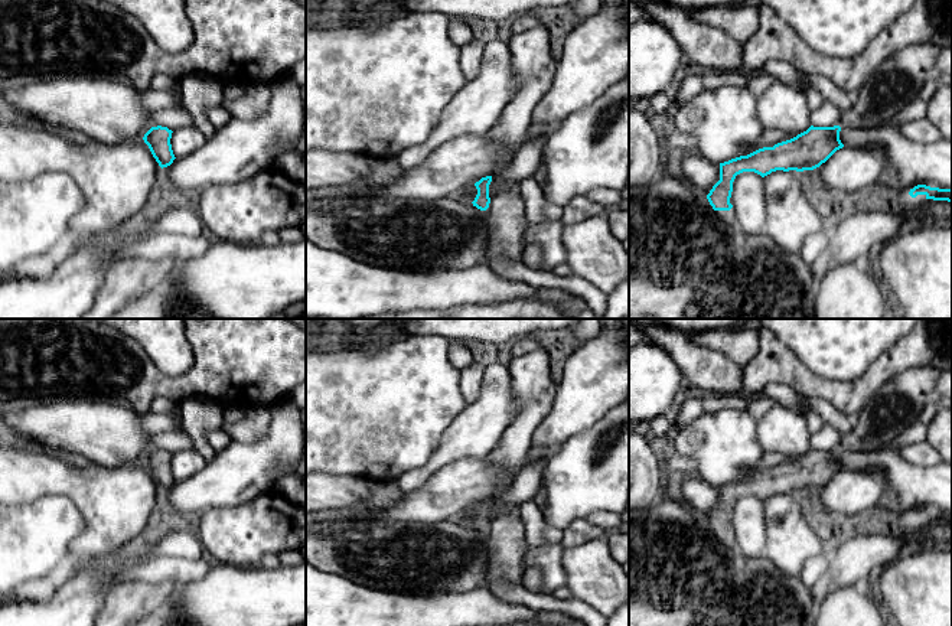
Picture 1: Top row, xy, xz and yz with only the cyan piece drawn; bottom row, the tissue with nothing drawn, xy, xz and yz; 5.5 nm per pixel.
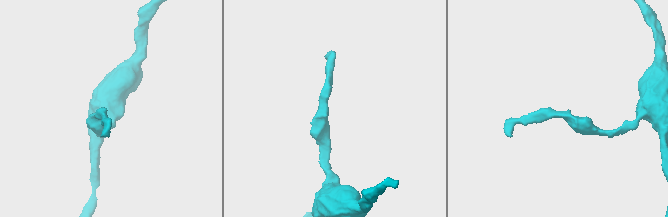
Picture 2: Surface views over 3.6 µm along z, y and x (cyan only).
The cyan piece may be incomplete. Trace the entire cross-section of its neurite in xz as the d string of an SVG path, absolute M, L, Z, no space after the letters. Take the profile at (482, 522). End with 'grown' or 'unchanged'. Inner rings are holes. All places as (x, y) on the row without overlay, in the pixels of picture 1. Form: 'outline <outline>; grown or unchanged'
outline M486 499L475 506L475 509L477 512L477 518L472 526L473 526L473 529L476 529L480 534L486 534L489 531L489 526L490 526L489 508L490 508L490 505L492 505L492 499Z; unchanged

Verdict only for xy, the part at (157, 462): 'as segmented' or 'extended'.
as segmented

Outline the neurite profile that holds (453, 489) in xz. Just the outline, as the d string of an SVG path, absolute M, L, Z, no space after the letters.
M490 453L460 459L438 469L424 486L402 495L398 502L371 511L372 519L385 525L456 519L482 501L493 499L498 479Z

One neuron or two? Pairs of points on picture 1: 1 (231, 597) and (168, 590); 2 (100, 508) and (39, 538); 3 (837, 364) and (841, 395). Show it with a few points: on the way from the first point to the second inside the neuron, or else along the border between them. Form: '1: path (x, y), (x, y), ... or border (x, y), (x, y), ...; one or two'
1: border (178, 587), (172, 599), (160, 610); two
2: border (56, 494), (65, 495), (84, 521), (68, 548); two
3: border (869, 365), (851, 380), (827, 380), (807, 367); two

